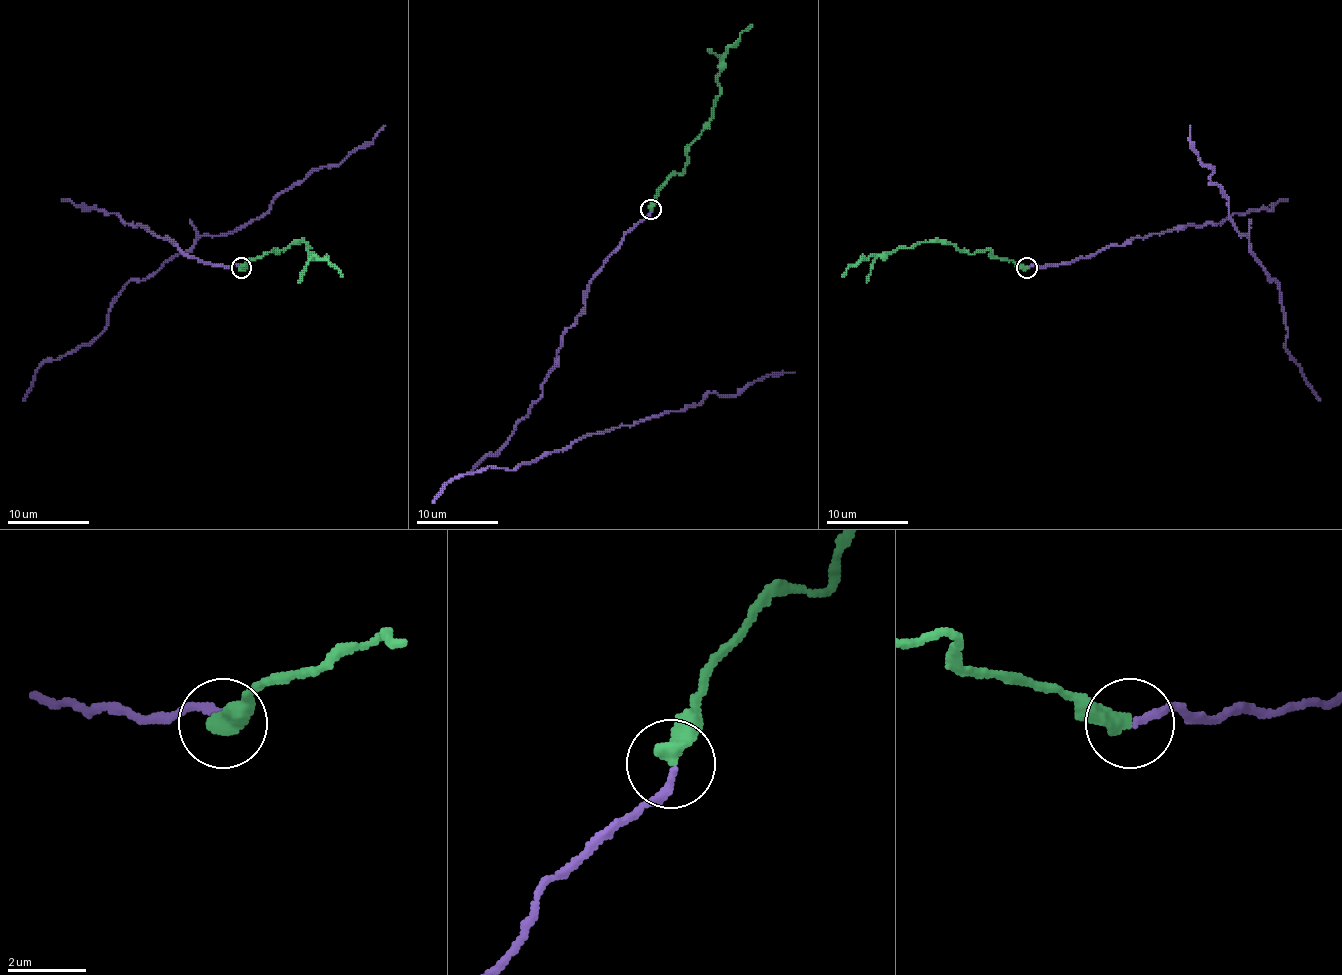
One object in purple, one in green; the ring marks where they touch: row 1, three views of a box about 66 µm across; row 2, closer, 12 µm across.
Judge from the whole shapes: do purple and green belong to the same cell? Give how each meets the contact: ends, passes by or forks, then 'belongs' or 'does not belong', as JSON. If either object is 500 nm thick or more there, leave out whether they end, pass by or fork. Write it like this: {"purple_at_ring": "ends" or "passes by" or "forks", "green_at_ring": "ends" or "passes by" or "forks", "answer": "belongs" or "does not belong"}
{"purple_at_ring": "ends", "green_at_ring": "ends", "answer": "belongs"}

